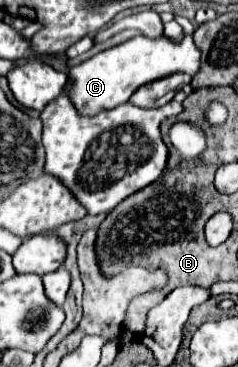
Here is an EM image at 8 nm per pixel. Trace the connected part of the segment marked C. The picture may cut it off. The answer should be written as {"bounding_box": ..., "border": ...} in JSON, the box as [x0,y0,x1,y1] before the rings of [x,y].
{"bounding_box":[71,35,201,115],"border":[[[135,35],[129,41],[105,49],[95,57],[71,67],[71,101],[79,113],[95,115],[103,109],[127,103],[141,85],[155,79],[163,79],[173,73],[187,73],[193,77],[199,71],[199,57],[201,53],[195,47],[191,35],[183,35],[181,41],[173,41],[165,35],[159,35],[155,39],[147,35]]]}

